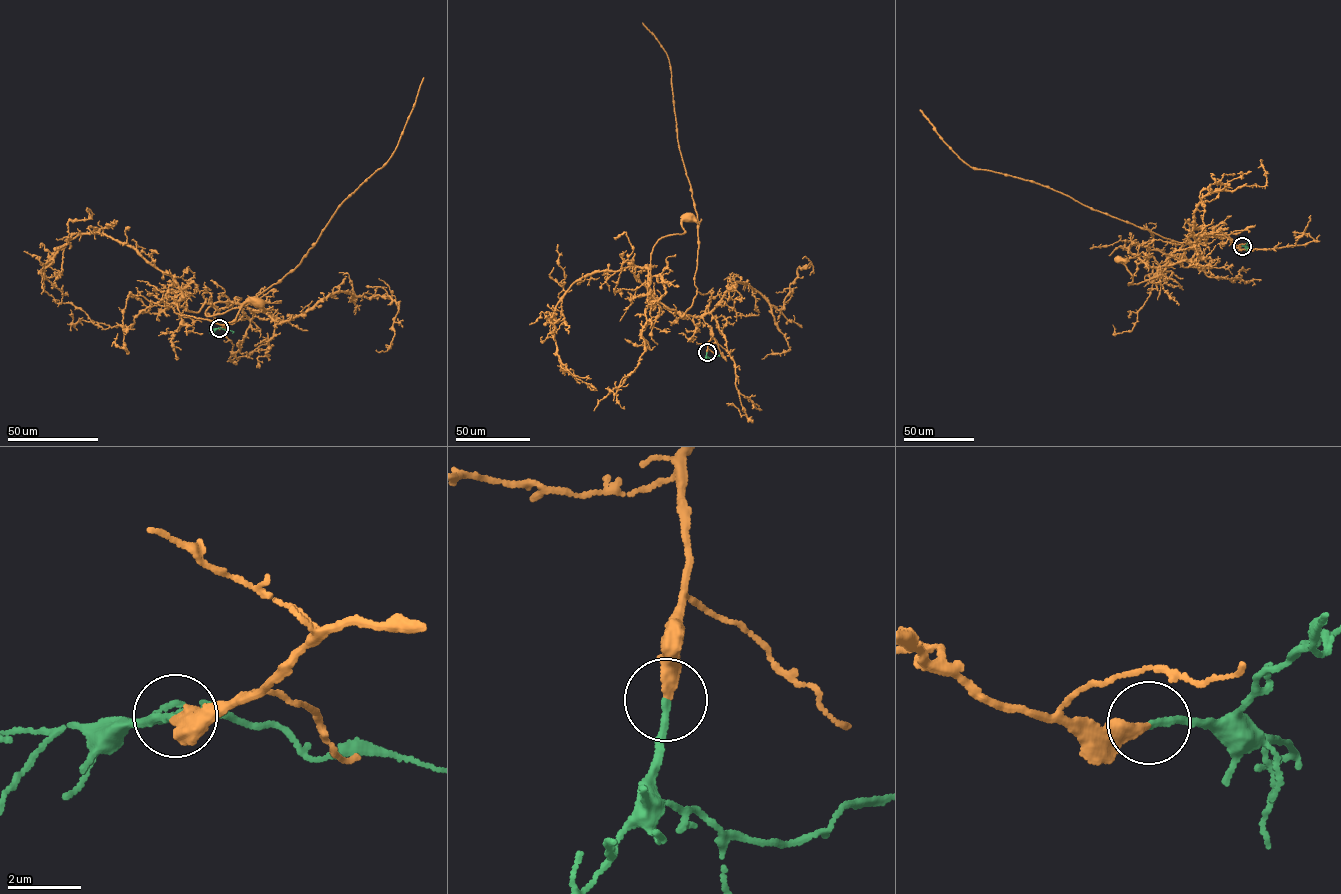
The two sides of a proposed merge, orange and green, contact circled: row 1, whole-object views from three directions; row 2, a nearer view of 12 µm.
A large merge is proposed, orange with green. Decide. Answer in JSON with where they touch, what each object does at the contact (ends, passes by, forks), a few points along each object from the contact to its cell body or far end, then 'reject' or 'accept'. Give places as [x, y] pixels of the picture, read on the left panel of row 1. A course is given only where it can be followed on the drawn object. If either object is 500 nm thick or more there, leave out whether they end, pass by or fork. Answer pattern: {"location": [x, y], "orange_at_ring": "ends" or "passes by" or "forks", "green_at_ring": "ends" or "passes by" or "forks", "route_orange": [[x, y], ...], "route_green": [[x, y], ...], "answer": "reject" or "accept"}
{"location": [219, 328], "orange_at_ring": "ends", "green_at_ring": "ends", "route_orange": [[219, 328], [243, 316], [240, 305], [219, 300], [197, 312], [171, 304], [224, 325], [256, 301]], "route_green": [[219, 328], [233, 333]], "answer": "accept"}

